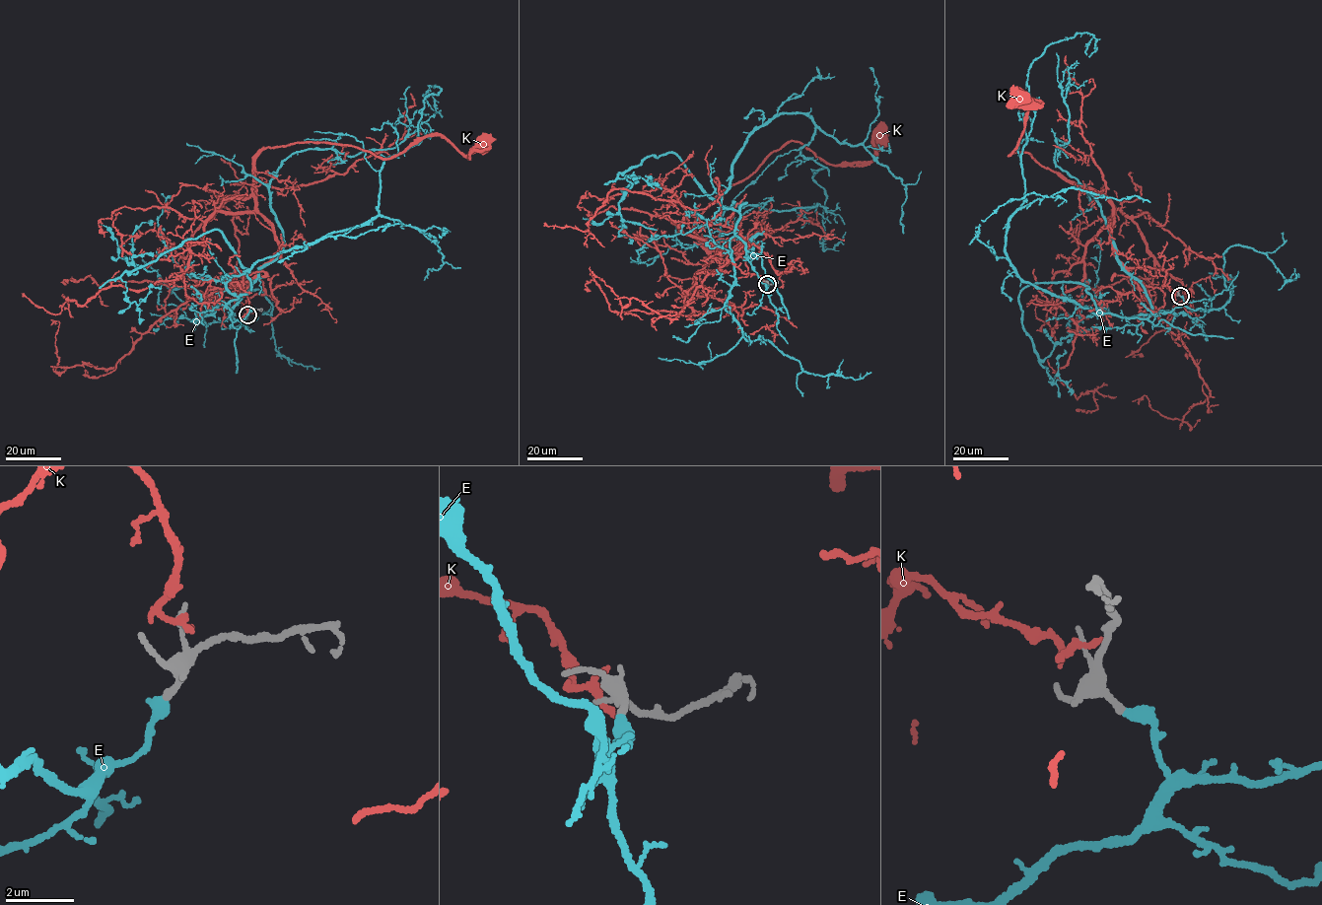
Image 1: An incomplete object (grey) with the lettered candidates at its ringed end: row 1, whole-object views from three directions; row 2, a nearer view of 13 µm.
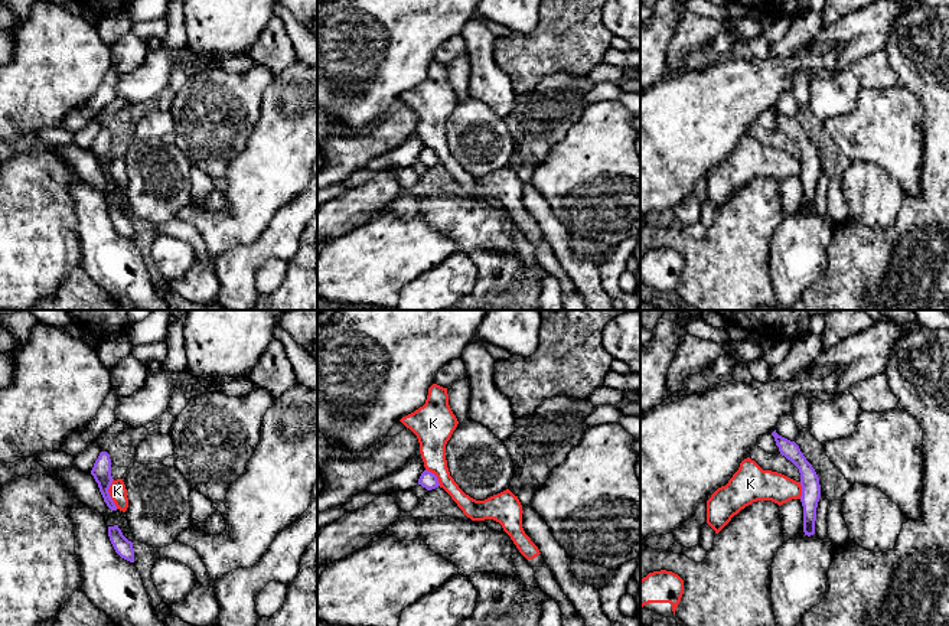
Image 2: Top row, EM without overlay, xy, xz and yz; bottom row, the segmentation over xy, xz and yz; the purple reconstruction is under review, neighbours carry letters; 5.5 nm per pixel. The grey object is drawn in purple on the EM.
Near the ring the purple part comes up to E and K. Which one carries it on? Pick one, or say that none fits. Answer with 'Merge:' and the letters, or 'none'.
Merge: E

